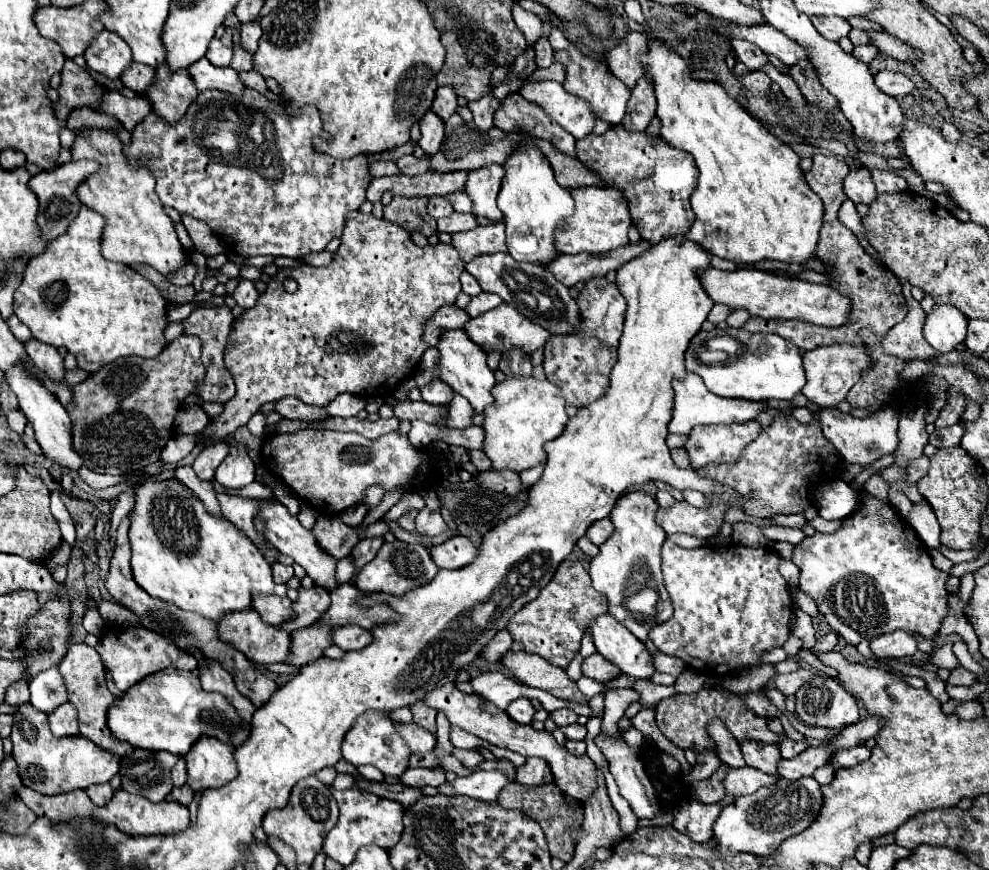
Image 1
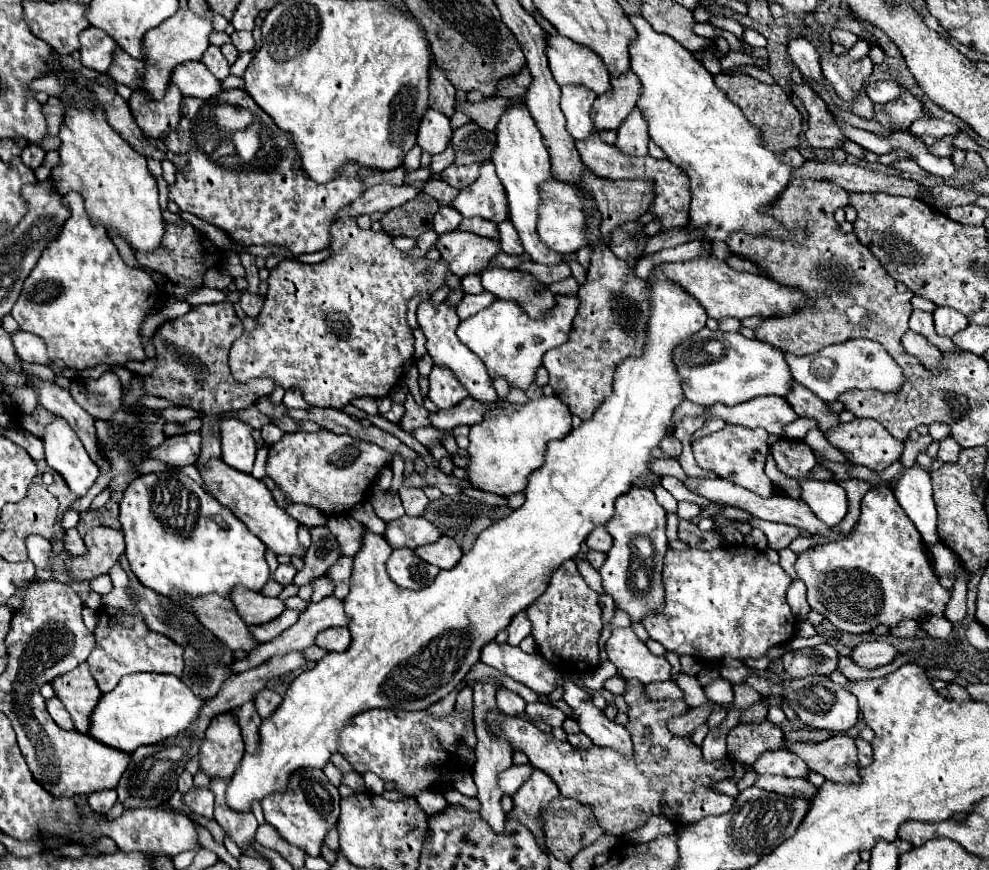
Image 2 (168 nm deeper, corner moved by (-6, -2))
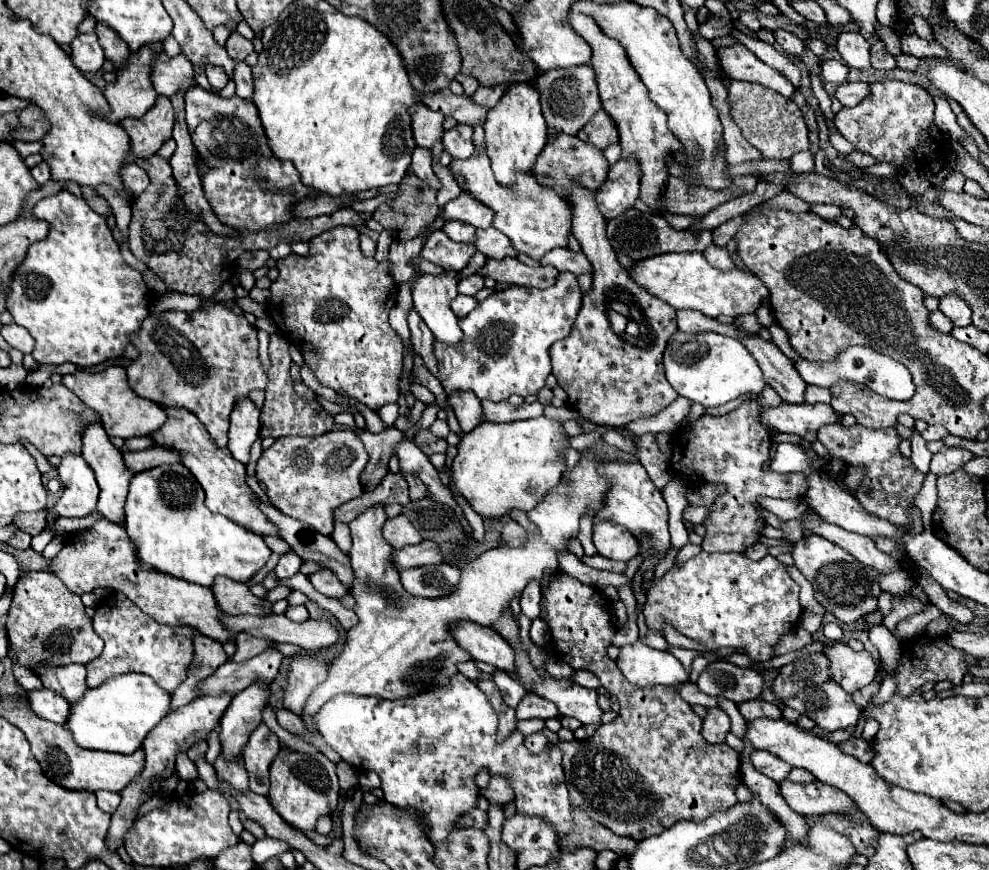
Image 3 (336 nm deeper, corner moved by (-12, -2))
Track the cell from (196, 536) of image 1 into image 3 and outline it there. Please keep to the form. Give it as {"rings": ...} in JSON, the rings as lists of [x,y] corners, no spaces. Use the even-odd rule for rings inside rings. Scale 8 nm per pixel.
{"rings":[[[163,464],[131,478],[125,502],[125,530],[137,542],[139,560],[169,576],[211,586],[215,576],[247,582],[271,556],[259,534],[213,514],[203,504],[205,492],[183,464]]]}

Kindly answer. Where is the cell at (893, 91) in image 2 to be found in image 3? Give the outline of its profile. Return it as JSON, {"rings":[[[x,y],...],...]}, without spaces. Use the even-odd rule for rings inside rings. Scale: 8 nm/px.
{"rings":[[[843,82],[837,92],[835,98],[843,104],[844,107],[855,107],[865,96],[869,94],[869,84],[865,82]]]}

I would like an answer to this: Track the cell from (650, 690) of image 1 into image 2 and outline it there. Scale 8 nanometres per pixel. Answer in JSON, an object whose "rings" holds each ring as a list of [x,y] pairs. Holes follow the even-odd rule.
{"rings":[[[613,676],[613,678],[609,678],[609,680],[605,682],[605,690],[613,692],[613,694],[617,694],[617,696],[623,694],[625,688],[627,688],[627,680],[621,678],[621,676]]]}

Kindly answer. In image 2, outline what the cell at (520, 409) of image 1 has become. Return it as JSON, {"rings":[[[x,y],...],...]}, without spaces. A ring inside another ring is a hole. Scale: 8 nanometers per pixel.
{"rings":[[[541,396],[525,404],[495,406],[485,412],[483,422],[471,426],[469,432],[469,456],[471,464],[467,468],[469,480],[485,492],[499,496],[511,496],[525,490],[527,478],[543,462],[545,446],[549,440],[561,440],[571,430],[571,412],[559,396]]]}

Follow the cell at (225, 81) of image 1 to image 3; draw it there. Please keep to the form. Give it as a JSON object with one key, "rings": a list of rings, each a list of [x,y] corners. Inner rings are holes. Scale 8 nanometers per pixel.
{"rings":[[[165,52],[155,56],[155,70],[151,68],[151,84],[159,96],[173,96],[179,88],[195,86],[193,64],[183,56],[169,58]]]}

